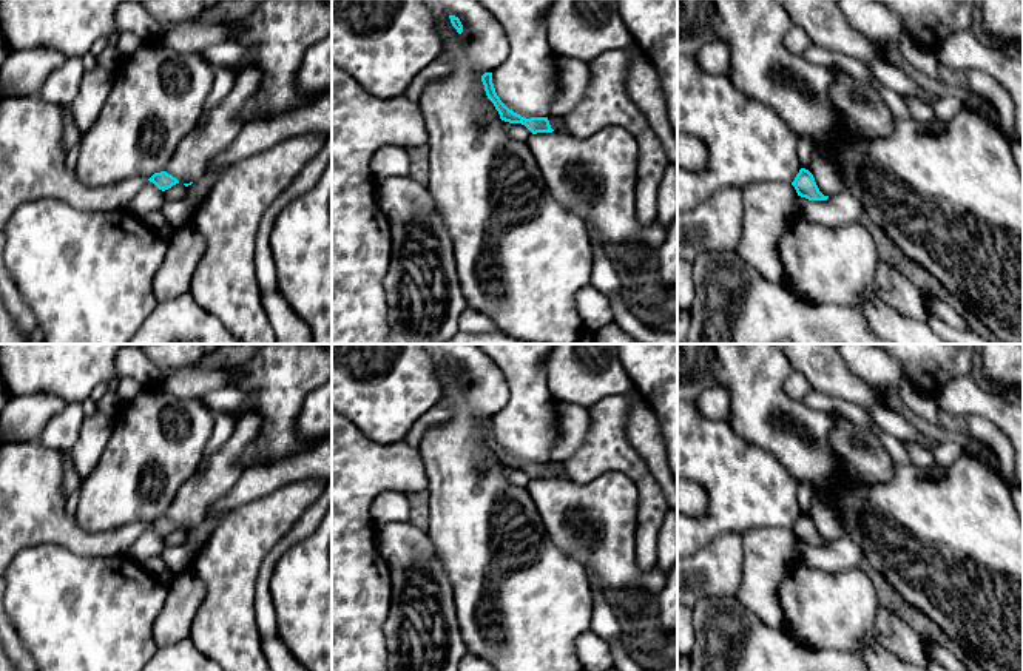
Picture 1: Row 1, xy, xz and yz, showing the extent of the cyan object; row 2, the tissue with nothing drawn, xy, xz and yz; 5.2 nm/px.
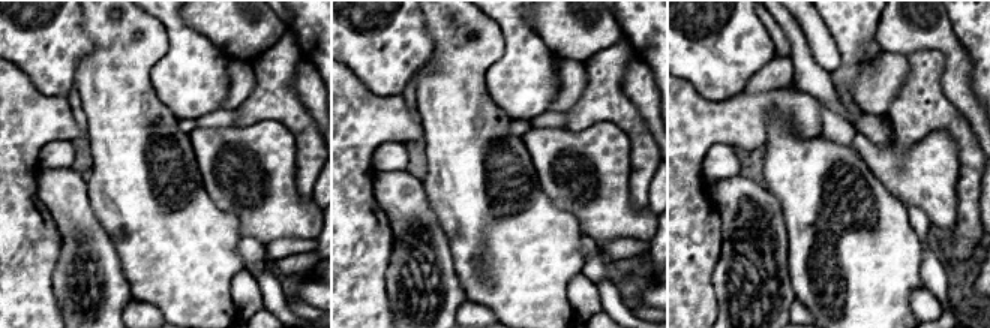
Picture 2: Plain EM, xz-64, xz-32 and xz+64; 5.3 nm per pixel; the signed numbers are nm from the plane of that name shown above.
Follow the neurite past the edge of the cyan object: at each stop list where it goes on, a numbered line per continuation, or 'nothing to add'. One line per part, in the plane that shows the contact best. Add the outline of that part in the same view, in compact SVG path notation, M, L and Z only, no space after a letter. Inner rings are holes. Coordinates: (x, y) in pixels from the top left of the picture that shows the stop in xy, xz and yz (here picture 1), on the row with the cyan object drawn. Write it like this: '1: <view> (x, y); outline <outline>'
nothing to add

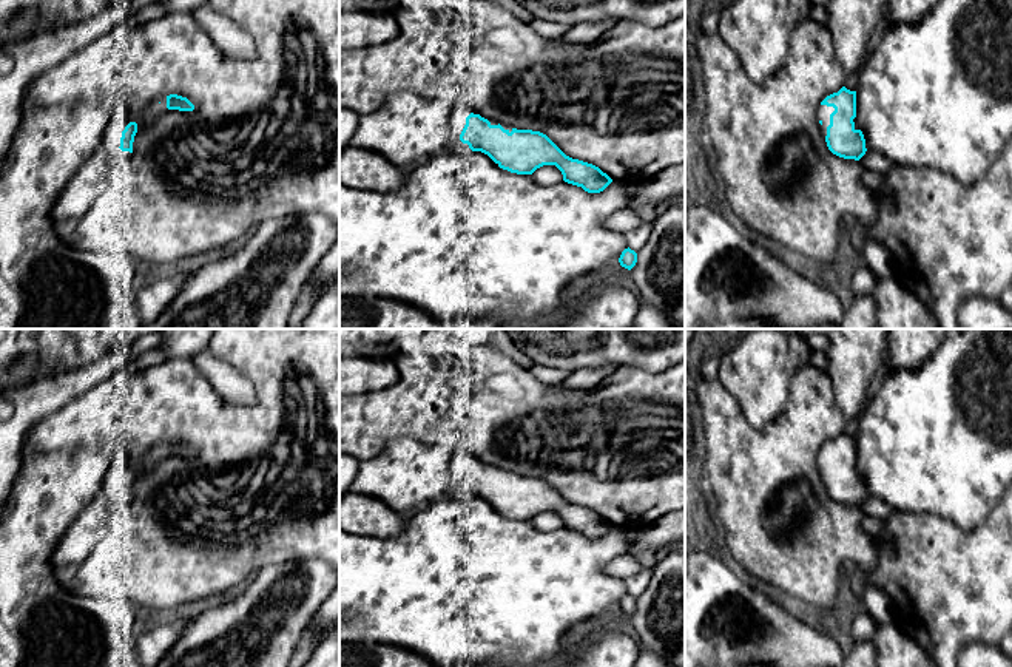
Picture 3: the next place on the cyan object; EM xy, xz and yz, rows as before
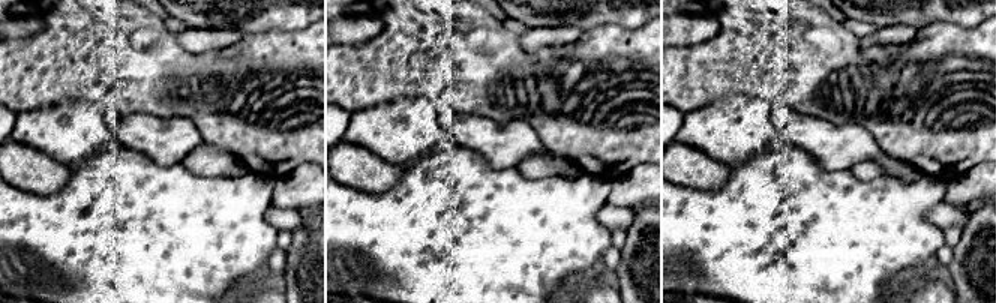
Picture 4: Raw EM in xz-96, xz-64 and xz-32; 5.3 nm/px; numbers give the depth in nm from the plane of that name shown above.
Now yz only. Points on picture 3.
1: yz (824, 111); outline M827 105L818 107L818 116L819 116L819 120L822 122L821 131L822 131L824 137L827 136L827 127L830 125L830 114L833 111L835 111L833 107L827 107Z

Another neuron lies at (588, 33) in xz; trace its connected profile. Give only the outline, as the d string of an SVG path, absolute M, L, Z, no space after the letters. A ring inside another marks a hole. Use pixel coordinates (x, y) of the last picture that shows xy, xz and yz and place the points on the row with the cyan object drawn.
M597 22L571 26L560 40L568 43L589 45L597 42L606 31L614 28L617 22Z

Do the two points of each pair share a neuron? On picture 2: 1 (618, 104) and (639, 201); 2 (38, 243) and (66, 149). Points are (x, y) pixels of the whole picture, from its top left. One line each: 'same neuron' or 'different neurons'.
1: same neuron
2: different neurons

